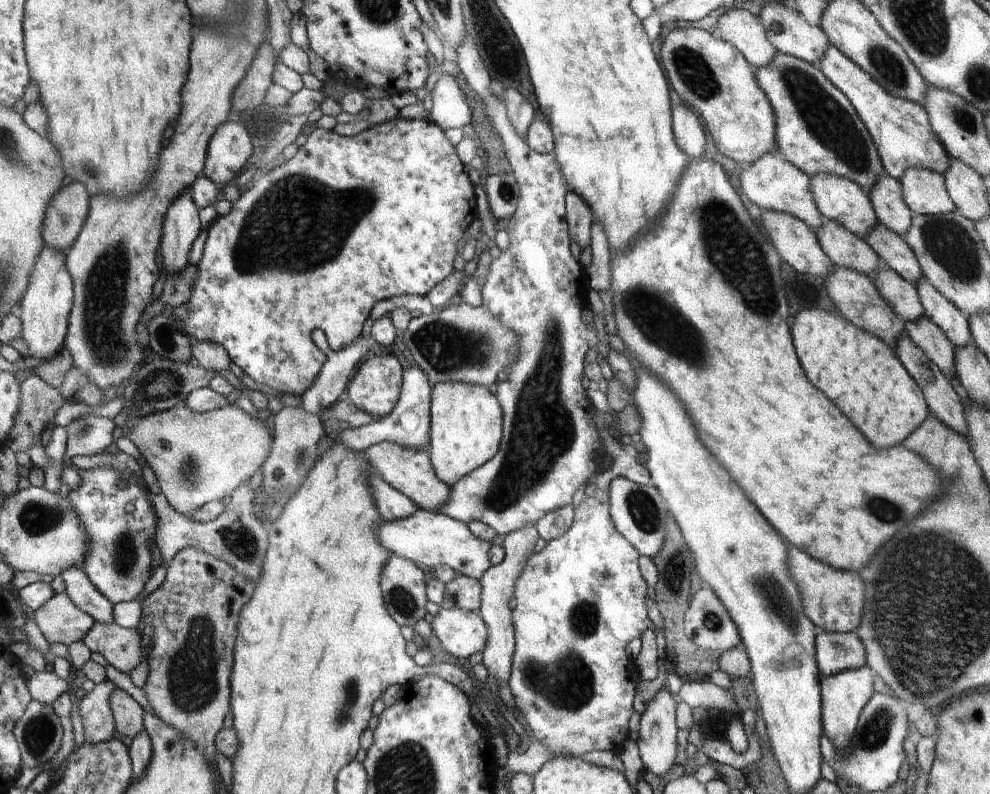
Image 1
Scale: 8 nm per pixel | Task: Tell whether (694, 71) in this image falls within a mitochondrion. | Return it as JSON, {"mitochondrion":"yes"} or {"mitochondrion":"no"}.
{"mitochondrion":"yes"}

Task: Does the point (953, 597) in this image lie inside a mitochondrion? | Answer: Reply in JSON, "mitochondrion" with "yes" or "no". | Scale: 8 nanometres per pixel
{"mitochondrion":"yes"}

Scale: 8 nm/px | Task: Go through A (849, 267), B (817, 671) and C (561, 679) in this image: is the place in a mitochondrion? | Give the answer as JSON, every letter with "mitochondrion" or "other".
{"A":"other","B":"other","C":"mitochondrion"}

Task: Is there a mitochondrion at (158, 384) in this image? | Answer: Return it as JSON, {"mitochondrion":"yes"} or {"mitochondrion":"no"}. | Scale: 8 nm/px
{"mitochondrion":"yes"}

